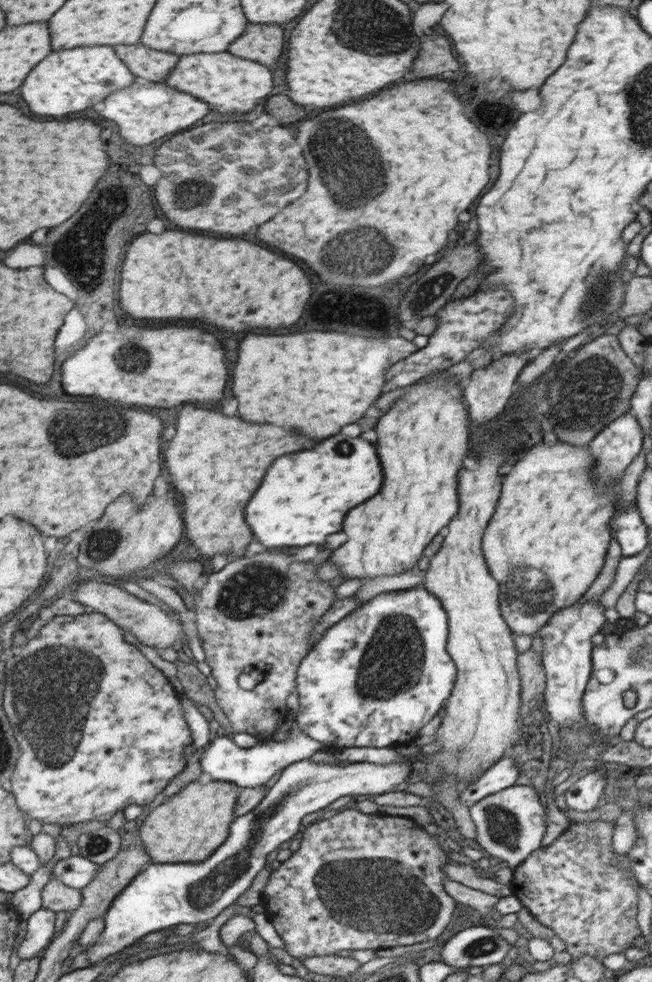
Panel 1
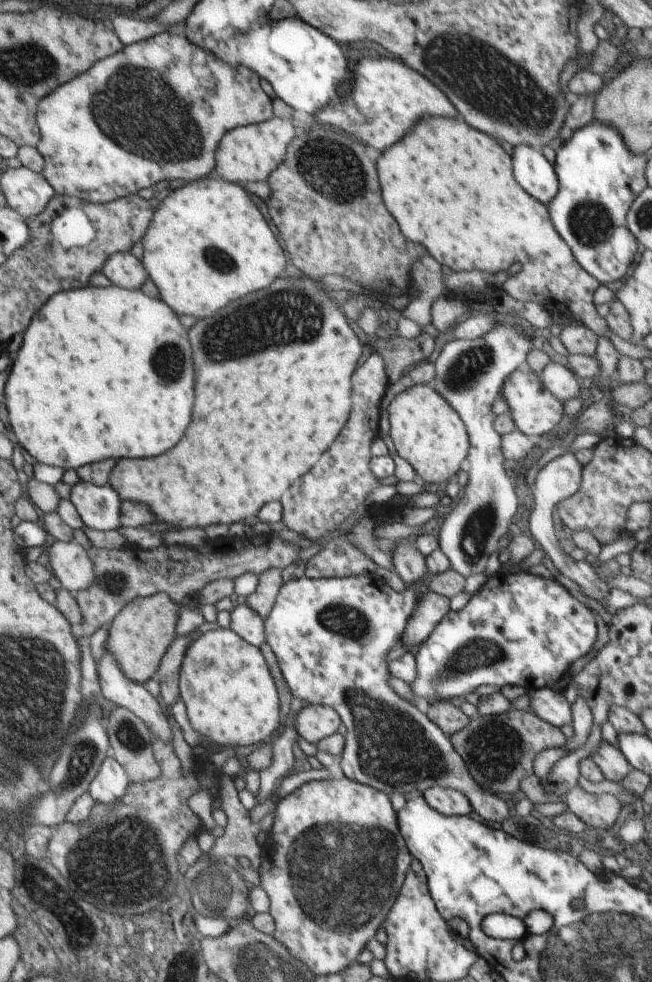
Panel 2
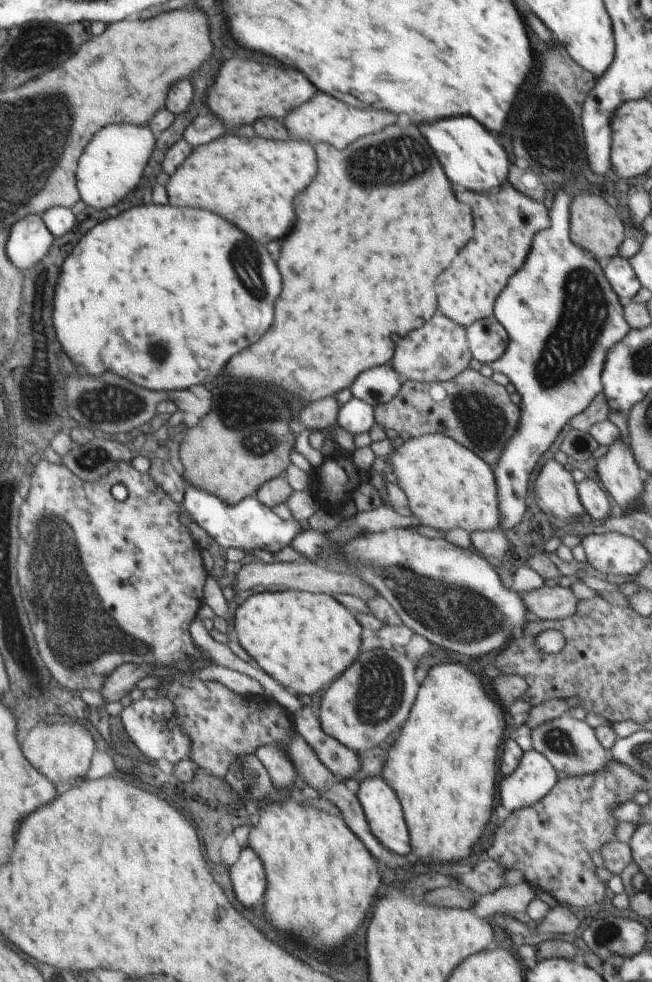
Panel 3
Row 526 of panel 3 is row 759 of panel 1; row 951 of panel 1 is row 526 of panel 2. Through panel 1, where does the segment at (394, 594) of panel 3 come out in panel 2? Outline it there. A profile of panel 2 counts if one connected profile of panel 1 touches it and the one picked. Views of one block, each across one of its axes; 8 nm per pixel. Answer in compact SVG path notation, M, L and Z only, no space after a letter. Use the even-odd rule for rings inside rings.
M80 481L72 486L70 501L85 526L94 530L118 530L121 526L121 505L124 500L110 485L97 486Z

